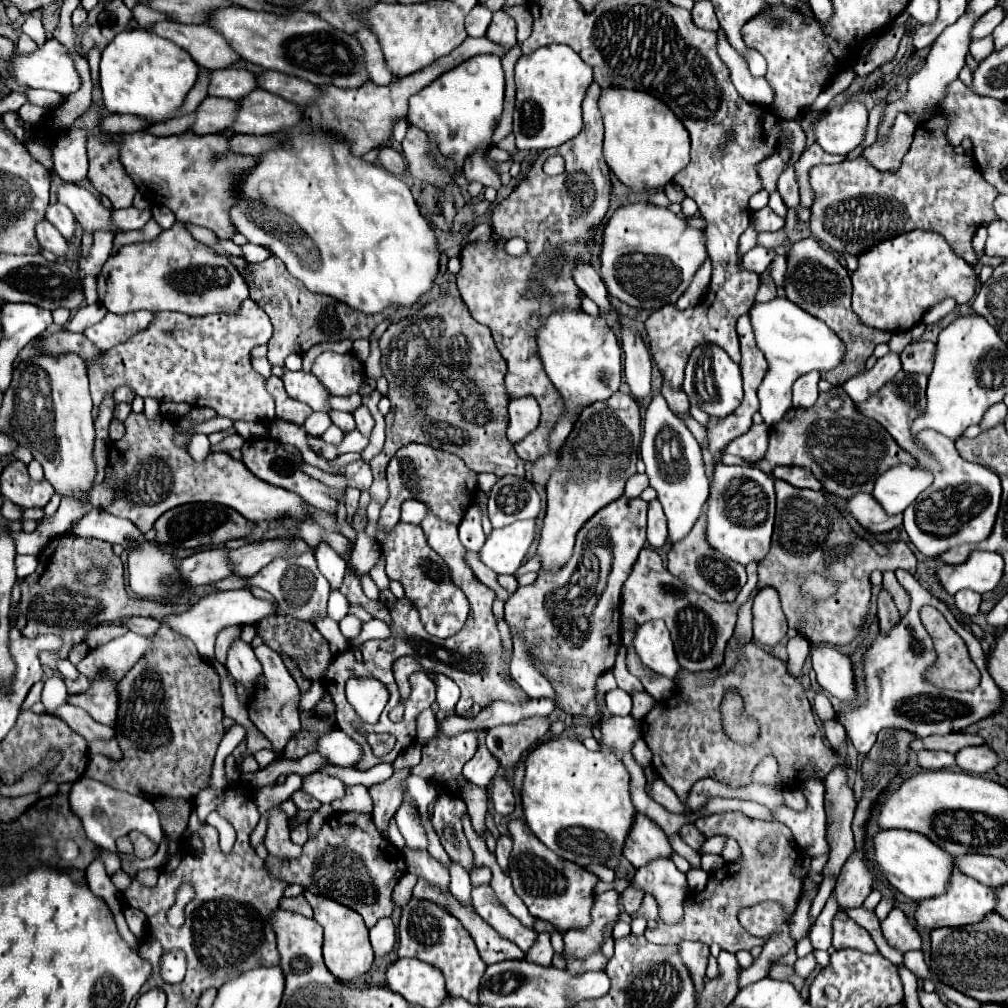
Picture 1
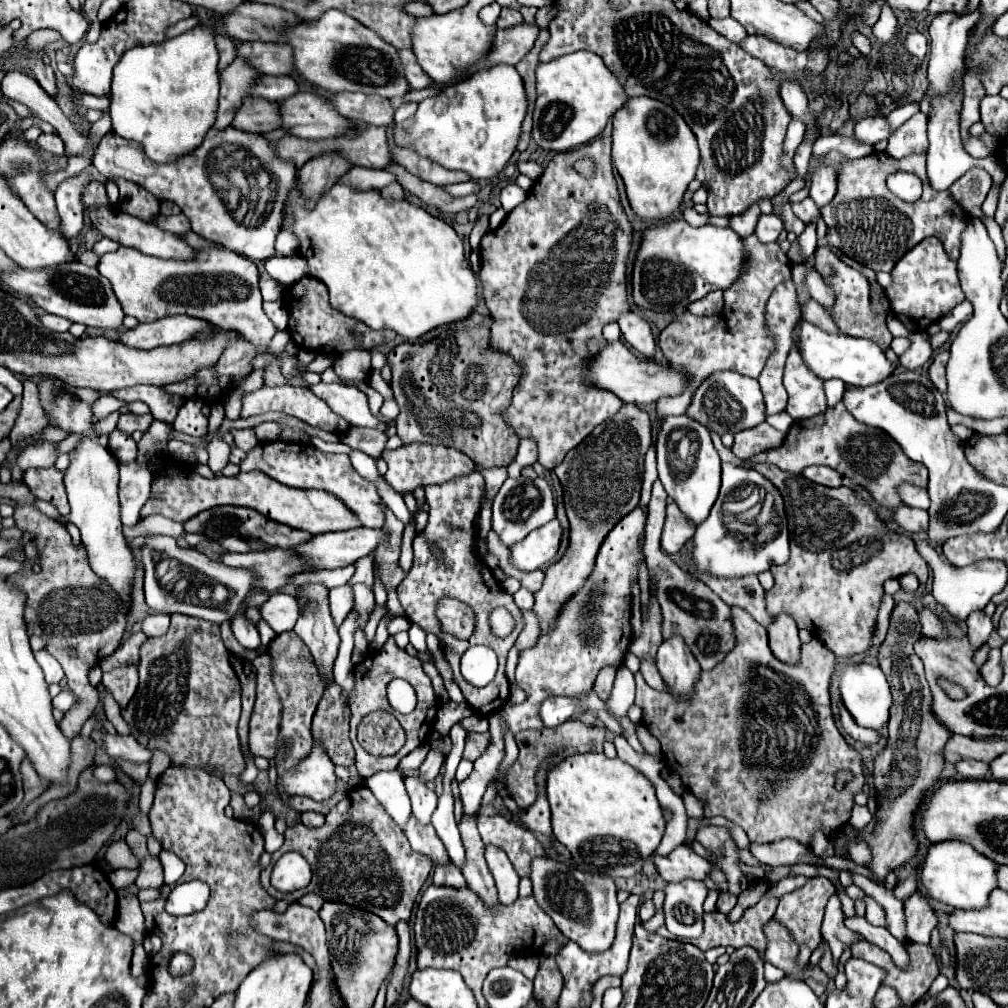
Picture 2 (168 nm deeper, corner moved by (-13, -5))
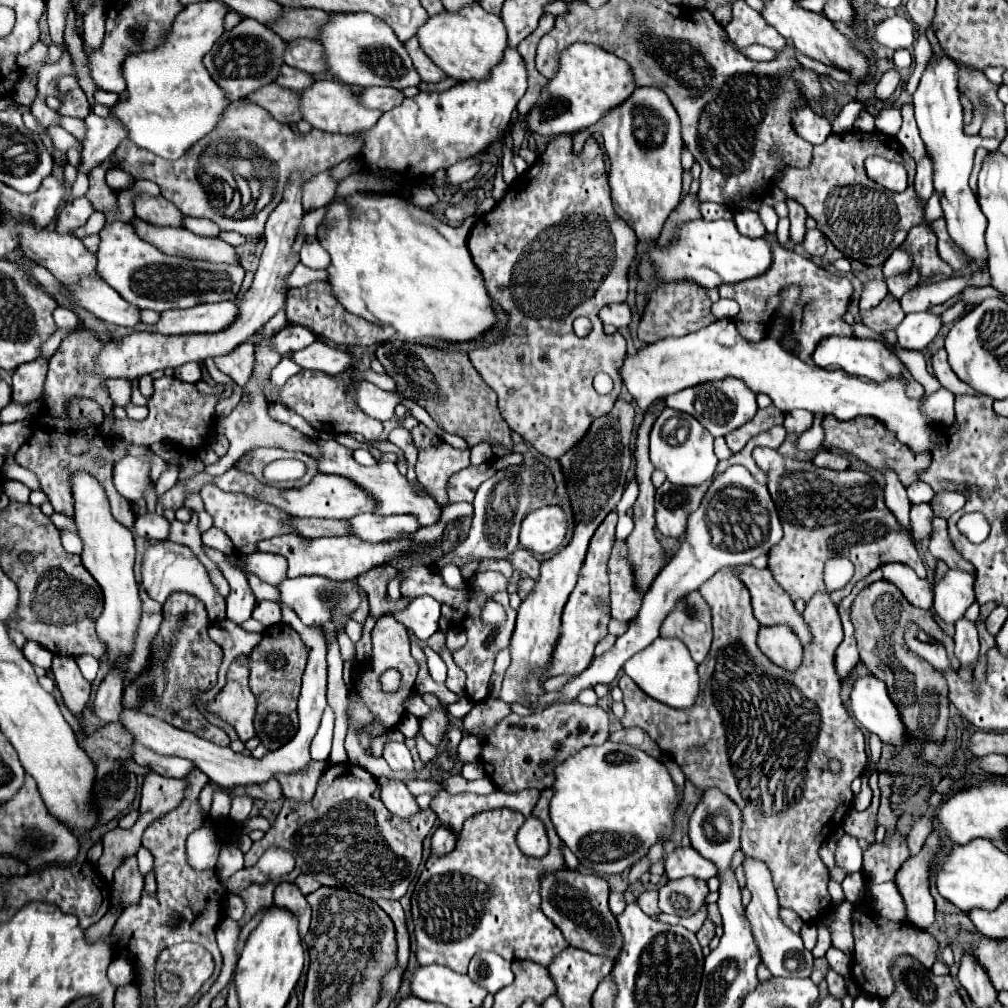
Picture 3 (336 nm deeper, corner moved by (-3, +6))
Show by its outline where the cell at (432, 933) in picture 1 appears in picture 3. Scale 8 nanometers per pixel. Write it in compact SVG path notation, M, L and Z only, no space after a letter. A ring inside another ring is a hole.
M544 789L540 795L540 821L546 827L550 851L544 857L528 857L524 855L516 845L516 833L526 821L522 813L500 807L482 811L470 819L466 819L464 829L460 833L460 841L454 847L452 853L444 857L430 857L426 861L426 867L414 887L412 893L412 921L414 921L414 935L416 935L416 959L420 965L448 965L456 973L466 973L470 959L478 951L494 951L498 955L506 955L506 959L530 959L534 963L540 963L544 967L550 965L550 961L566 949L566 941L562 937L562 931L542 913L540 909L540 875L544 871L556 871L566 867L554 825L548 817L548 801L552 797L552 789Z

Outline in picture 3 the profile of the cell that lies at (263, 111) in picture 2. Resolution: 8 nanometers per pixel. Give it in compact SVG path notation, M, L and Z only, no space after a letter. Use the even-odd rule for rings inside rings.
M270 83L270 85L264 85L258 91L250 93L246 99L264 107L280 123L298 123L300 121L296 91Z

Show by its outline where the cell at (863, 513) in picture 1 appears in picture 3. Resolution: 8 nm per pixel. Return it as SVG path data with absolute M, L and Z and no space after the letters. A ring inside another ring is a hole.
M928 503L912 505L912 511L910 513L912 513L912 529L916 533L914 537L920 543L924 537L930 537L930 531L932 531L930 523L932 523L934 513L932 513L932 507Z

